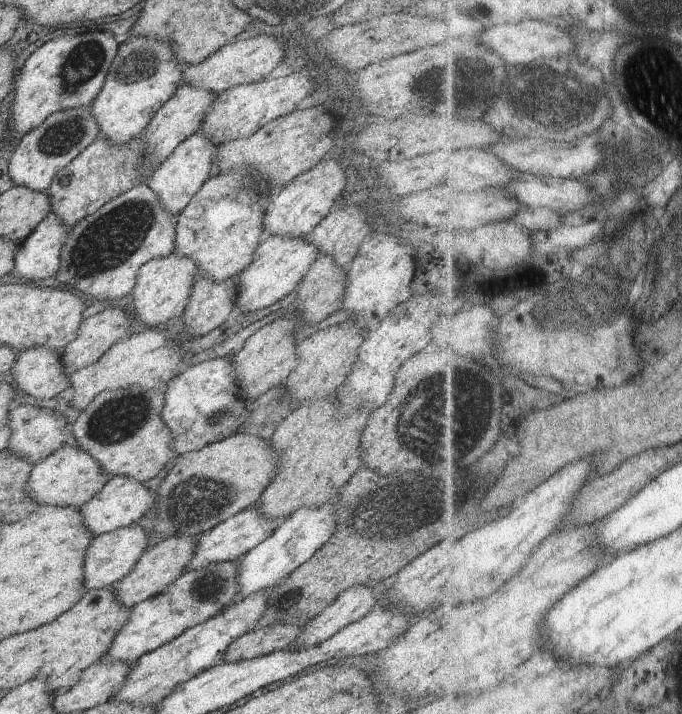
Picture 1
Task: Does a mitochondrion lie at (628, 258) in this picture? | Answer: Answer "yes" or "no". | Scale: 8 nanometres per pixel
yes

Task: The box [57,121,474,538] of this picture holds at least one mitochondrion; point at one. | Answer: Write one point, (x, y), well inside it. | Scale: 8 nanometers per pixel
(114, 237)

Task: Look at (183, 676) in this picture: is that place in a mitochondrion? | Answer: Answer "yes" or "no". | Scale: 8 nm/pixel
no

